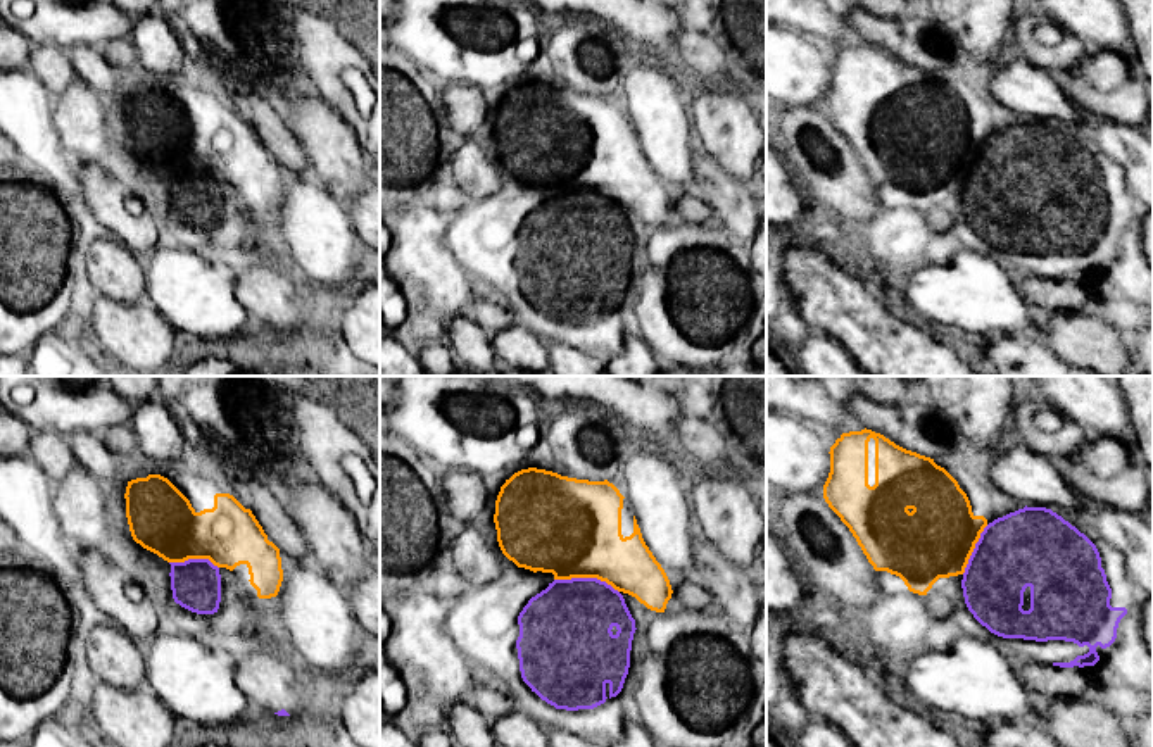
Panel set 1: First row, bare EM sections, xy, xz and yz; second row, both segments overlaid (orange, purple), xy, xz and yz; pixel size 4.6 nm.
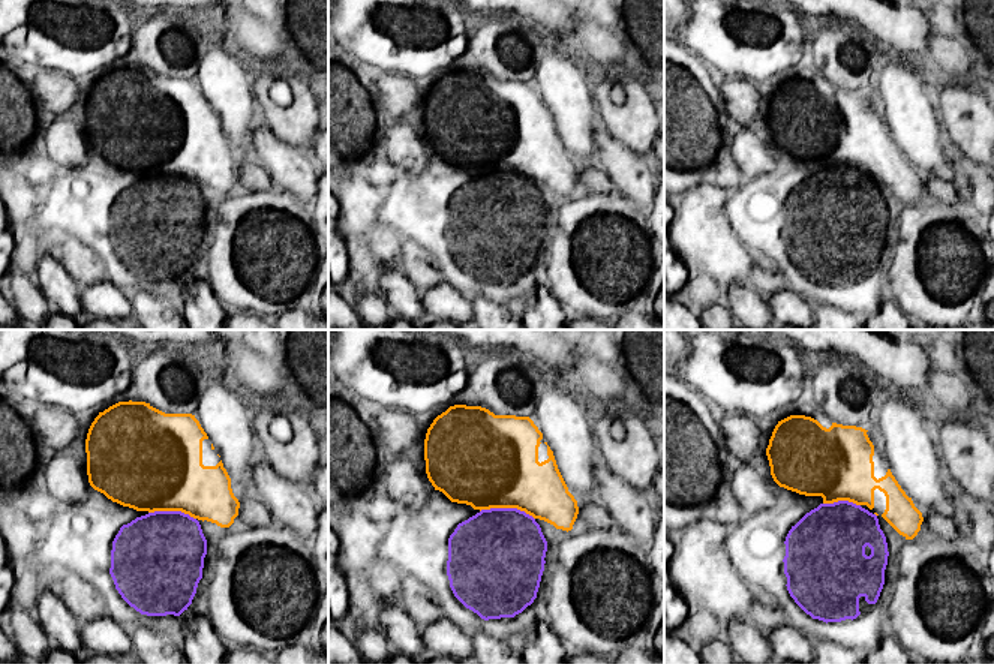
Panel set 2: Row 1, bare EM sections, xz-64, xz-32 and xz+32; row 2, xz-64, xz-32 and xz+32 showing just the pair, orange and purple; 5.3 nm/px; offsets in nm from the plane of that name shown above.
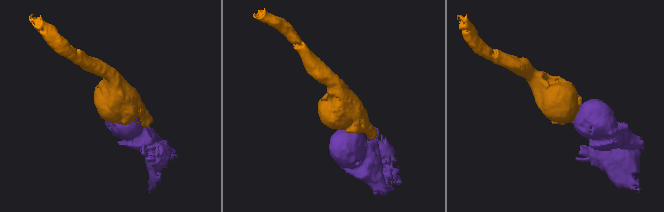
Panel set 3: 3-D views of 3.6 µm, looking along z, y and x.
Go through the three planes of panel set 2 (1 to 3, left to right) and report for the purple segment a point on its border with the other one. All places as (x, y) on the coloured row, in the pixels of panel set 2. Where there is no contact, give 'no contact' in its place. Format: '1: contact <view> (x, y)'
1: contact xz-64 (173, 510)
2: contact xz-32 (507, 507)
3: contact xz+32 (841, 499)

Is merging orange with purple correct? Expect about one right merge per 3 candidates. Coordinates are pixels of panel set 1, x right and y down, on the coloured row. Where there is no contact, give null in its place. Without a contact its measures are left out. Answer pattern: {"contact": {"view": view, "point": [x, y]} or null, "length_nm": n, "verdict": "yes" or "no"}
{"contact": {"view": "xz", "point": [587, 577]}, "length_nm": 320, "verdict": "no"}

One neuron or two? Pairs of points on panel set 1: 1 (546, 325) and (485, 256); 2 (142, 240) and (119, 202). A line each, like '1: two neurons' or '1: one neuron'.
1: one neuron
2: one neuron

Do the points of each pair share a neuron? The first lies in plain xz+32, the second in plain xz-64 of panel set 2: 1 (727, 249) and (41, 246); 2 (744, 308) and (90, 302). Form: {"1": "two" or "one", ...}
{"1": "one", "2": "two"}

